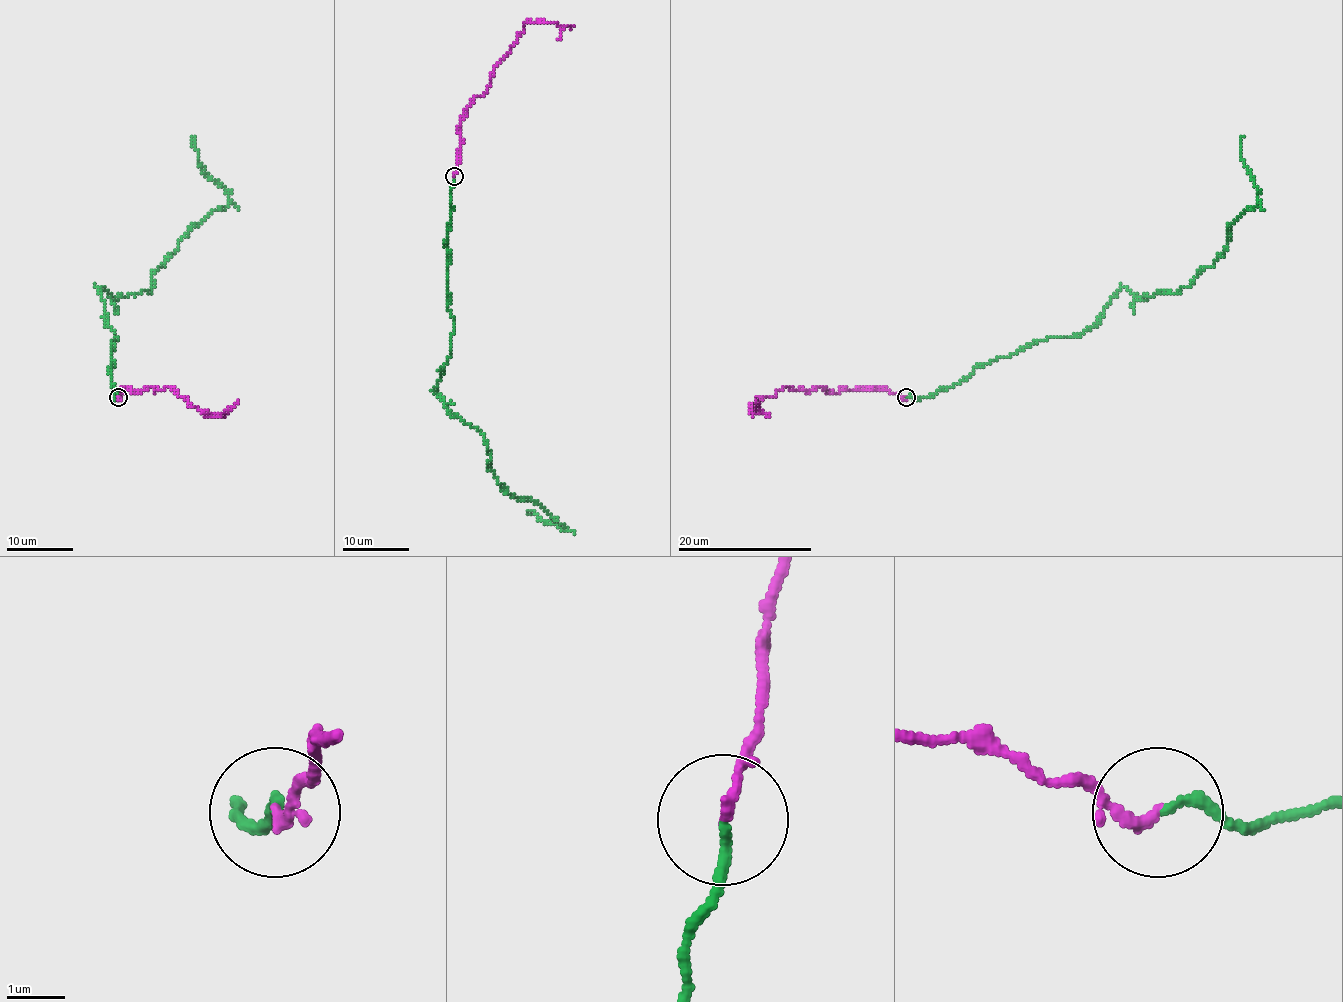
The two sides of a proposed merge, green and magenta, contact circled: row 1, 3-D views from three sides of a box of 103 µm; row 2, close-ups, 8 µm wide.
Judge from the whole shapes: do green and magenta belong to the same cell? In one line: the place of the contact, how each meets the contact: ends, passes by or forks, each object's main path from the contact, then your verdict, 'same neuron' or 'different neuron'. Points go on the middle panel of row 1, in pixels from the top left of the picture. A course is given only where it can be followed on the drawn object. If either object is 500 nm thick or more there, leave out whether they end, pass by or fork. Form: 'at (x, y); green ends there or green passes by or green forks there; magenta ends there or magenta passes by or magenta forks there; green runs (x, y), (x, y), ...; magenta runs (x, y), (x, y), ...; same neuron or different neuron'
at (454, 176); green ends there; magenta passes by; green runs (454, 175), (446, 247), (453, 321), (436, 391), (485, 436), (501, 484), (565, 528), (530, 513); magenta runs (454, 175), (459, 120), (473, 99), (485, 94), (493, 69), (508, 53), (523, 25), (528, 20), (575, 25); same neuron

